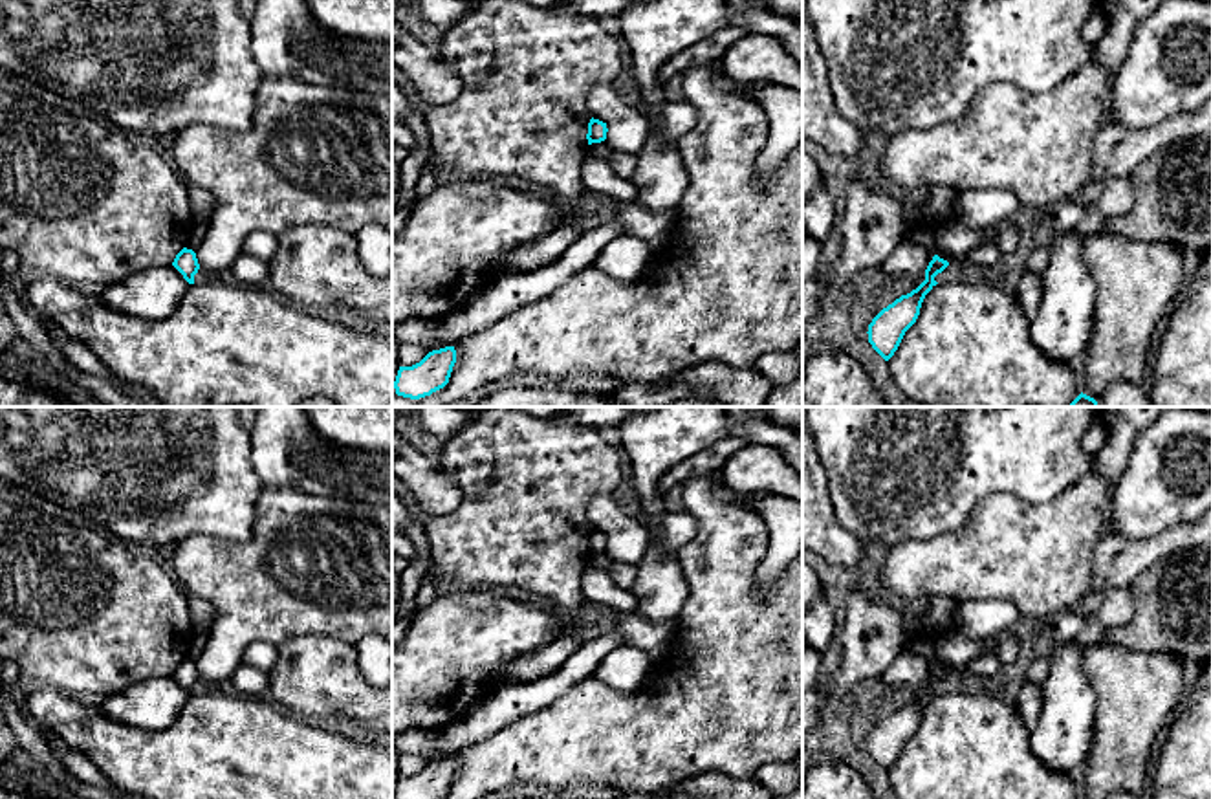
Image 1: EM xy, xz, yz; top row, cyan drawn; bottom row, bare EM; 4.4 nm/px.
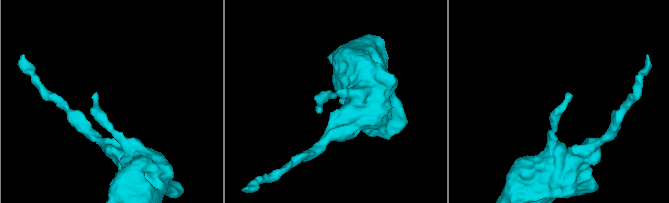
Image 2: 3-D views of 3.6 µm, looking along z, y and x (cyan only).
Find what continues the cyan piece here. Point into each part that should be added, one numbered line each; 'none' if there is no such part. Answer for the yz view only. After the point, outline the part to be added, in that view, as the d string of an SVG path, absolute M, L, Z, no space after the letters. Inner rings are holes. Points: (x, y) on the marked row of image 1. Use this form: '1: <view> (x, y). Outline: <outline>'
none

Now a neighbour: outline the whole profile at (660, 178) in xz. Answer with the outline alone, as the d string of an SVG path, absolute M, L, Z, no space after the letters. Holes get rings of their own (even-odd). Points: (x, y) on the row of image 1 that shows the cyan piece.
M647 123L647 141L630 180L638 191L634 203L650 213L672 211L683 198L689 178L678 147L665 141L660 123Z

